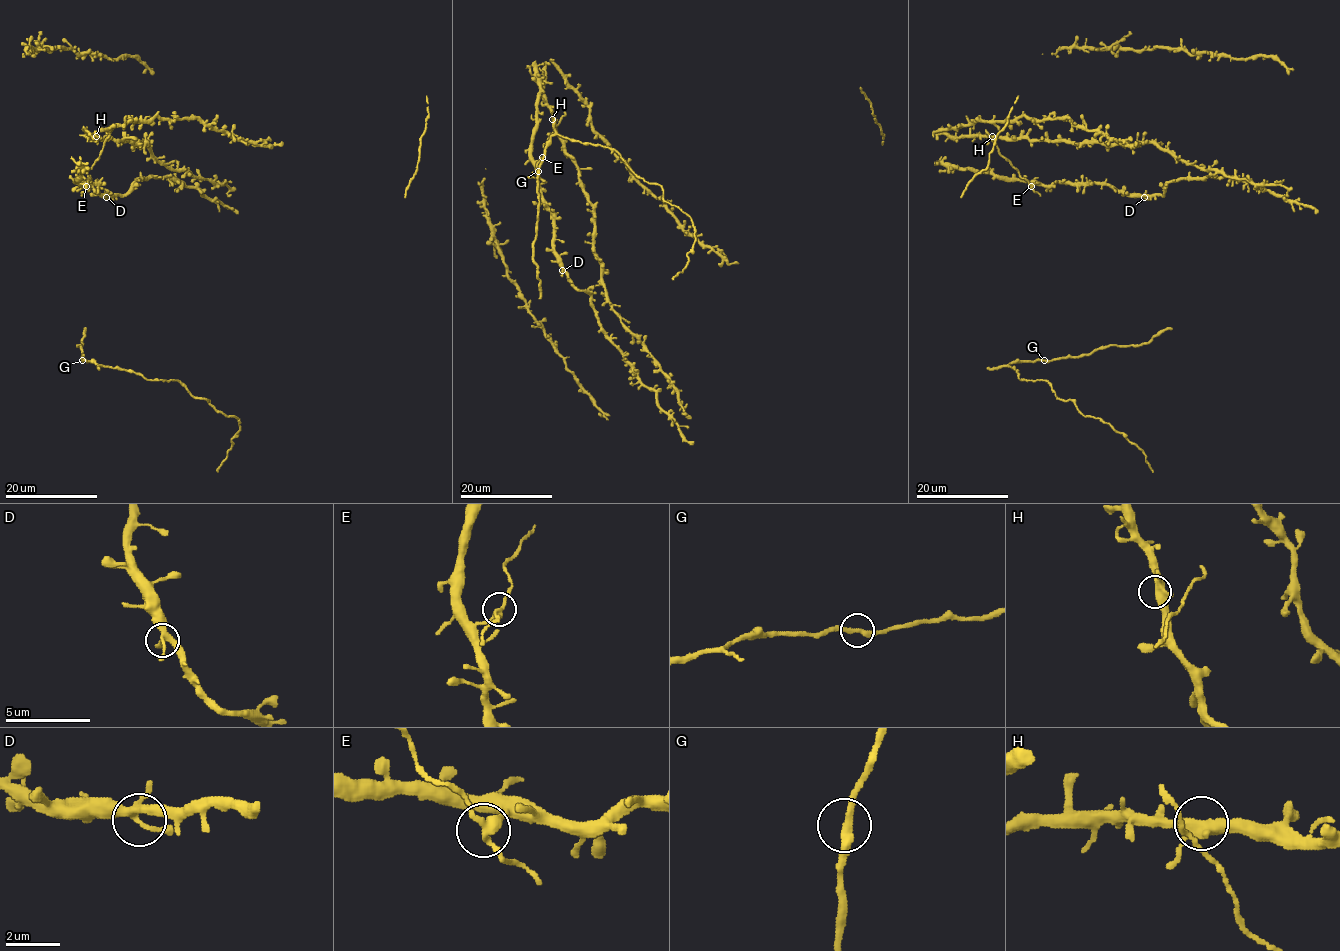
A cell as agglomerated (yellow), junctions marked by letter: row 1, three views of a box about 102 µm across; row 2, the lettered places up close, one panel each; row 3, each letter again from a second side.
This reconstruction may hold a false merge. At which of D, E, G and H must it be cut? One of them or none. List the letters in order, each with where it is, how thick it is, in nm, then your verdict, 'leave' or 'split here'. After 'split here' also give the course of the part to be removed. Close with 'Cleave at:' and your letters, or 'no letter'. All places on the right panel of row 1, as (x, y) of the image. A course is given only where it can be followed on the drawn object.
D: place (1144, 197); calibre 280 nm; leave
E: place (1031, 186); calibre 280 nm; split here; course (1030, 187), (999, 153), (986, 129)
G: place (1044, 360); calibre 320 nm; leave
H: place (992, 136); calibre 400 nm; leave
Cleave at: E

